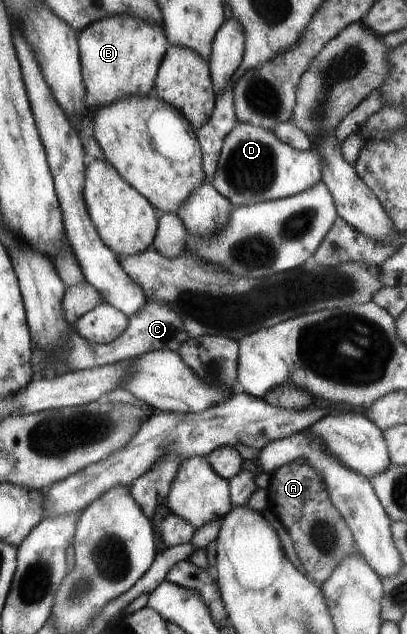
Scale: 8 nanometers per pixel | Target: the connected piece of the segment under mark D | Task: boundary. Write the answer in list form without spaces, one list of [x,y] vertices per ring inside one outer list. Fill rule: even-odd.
[[[237,122],[236,126],[226,135],[222,153],[220,153],[217,163],[218,168],[214,180],[215,189],[234,206],[291,197],[313,187],[323,177],[323,156],[319,154],[318,150],[294,150],[294,147],[278,140],[270,130],[243,122]]]

